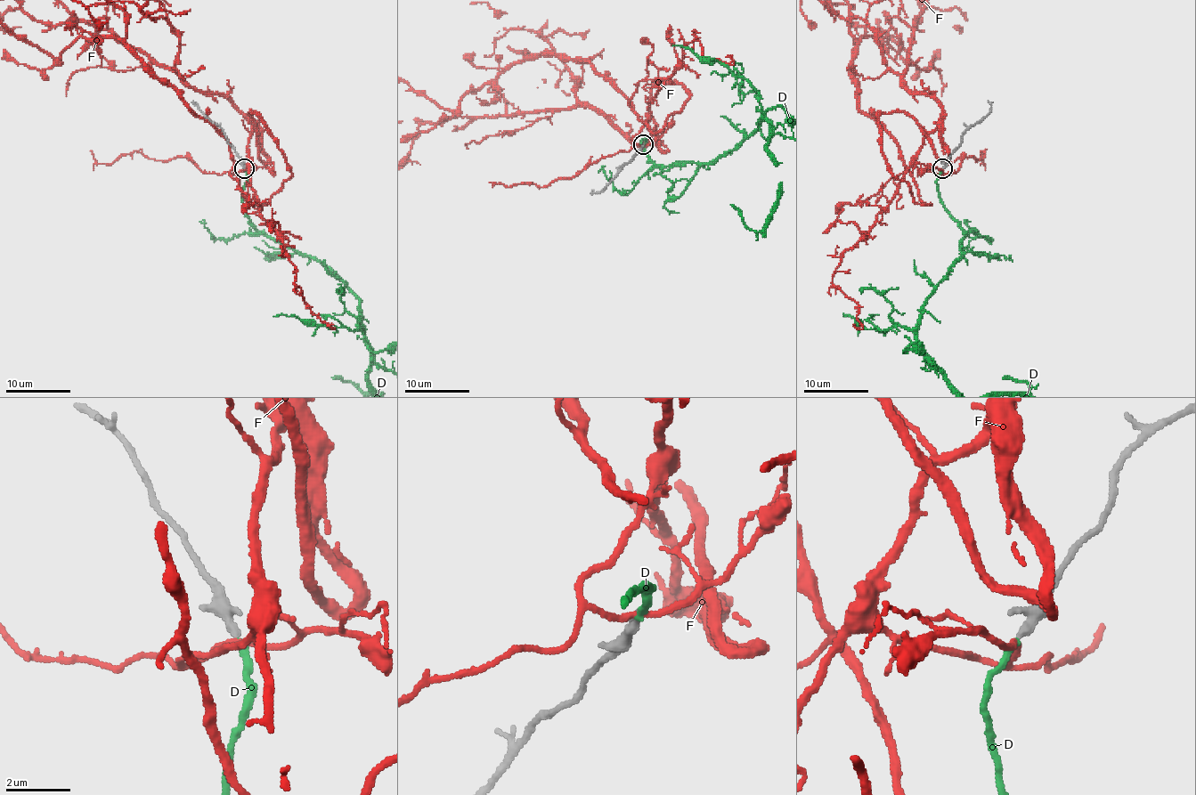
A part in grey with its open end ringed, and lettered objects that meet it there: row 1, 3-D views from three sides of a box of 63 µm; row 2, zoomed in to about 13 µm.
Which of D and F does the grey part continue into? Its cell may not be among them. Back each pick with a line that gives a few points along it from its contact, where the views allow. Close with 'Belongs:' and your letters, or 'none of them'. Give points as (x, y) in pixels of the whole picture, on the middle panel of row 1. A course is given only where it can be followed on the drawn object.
Belongs: D

